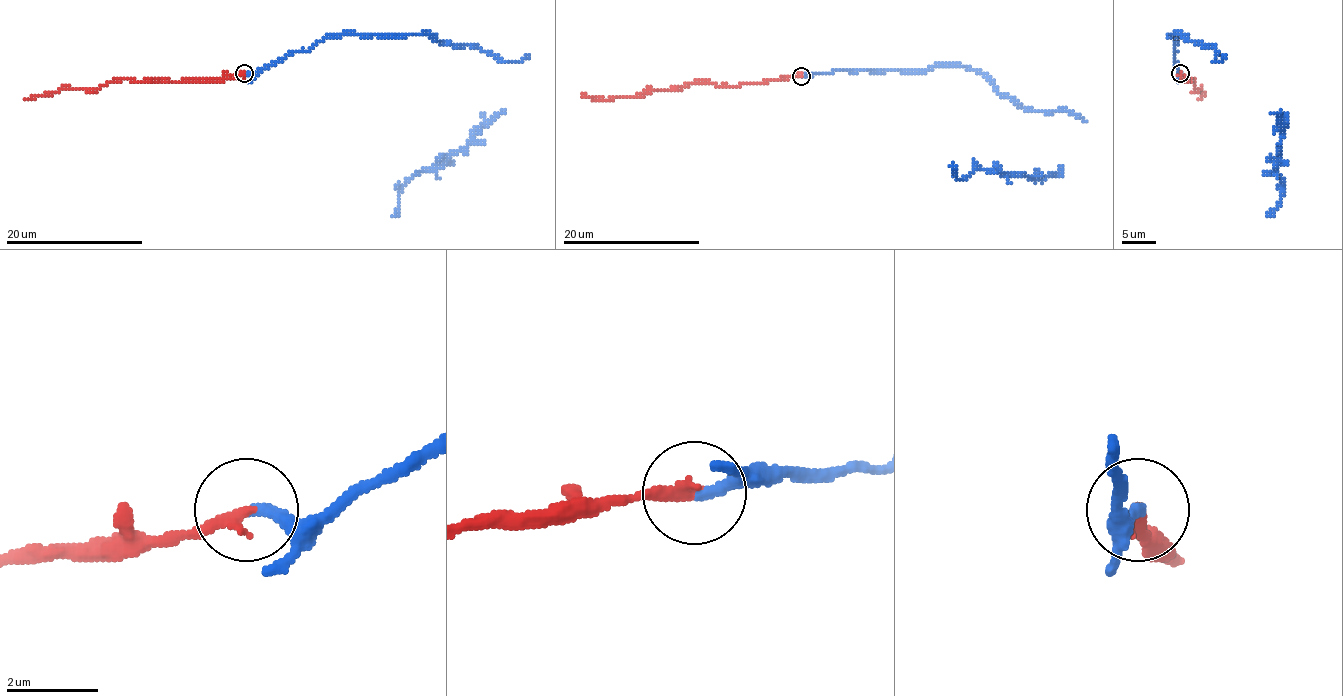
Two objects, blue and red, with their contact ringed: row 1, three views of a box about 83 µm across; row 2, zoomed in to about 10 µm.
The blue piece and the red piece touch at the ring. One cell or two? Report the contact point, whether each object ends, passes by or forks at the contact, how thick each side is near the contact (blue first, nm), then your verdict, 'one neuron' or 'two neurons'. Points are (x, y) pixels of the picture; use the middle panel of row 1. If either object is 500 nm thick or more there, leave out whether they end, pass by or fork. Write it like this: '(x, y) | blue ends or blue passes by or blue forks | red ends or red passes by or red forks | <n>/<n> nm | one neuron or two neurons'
(801, 76) | blue ends | red ends | 260/280 nm | one neuron

